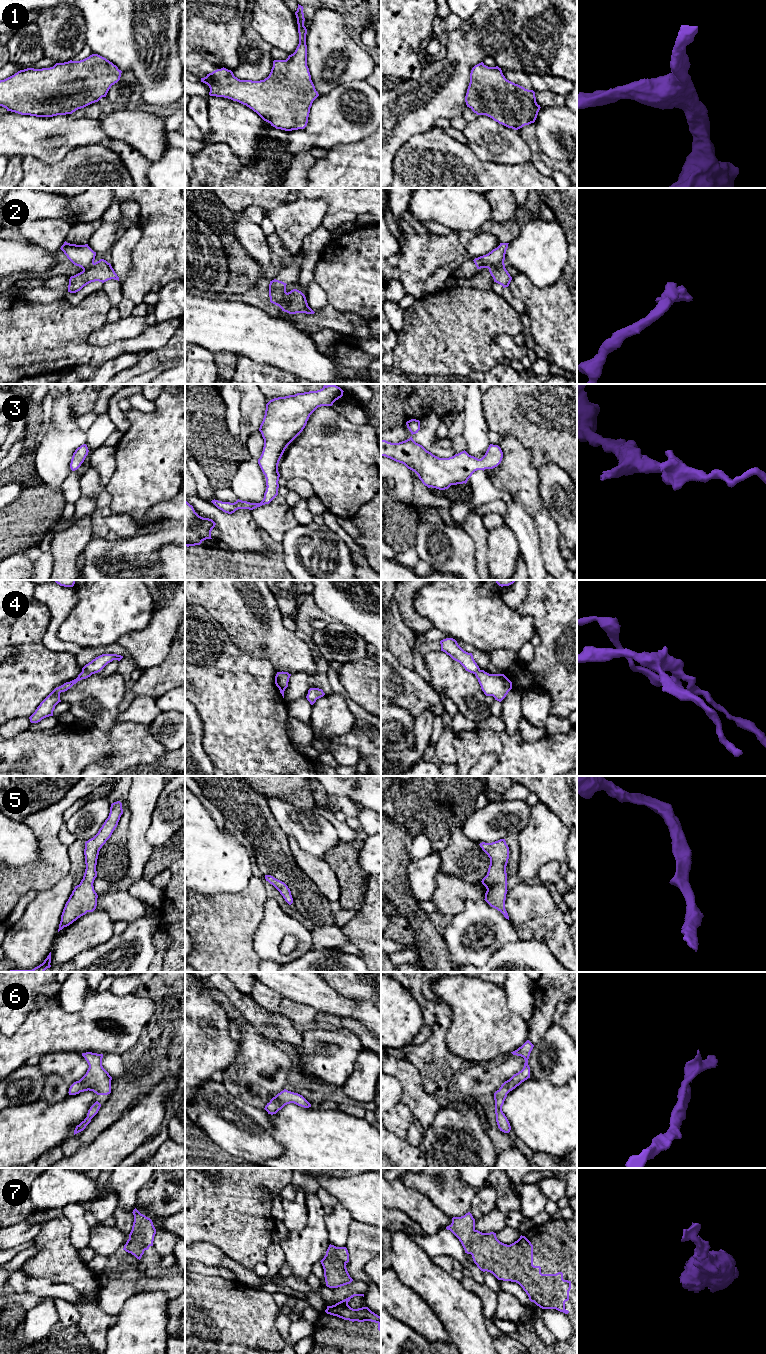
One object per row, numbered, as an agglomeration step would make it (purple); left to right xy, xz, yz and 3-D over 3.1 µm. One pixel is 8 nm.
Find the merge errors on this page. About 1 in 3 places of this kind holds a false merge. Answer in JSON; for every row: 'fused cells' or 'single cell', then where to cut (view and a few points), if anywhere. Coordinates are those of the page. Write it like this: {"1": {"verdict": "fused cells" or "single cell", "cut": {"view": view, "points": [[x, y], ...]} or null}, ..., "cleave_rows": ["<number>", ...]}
{"1": {"verdict": "single cell", "cut": null}, "2": {"verdict": "fused cells", "cut": {"view": "xz", "points": [[287, 293], [285, 306], [282, 309]]}}, "3": {"verdict": "single cell", "cut": null}, "4": {"verdict": "fused cells", "cut": {"view": "xy", "points": [[82, 669], [91, 674]]}}, "5": {"verdict": "single cell", "cut": null}, "6": {"verdict": "single cell", "cut": null}, "7": {"verdict": "single cell", "cut": null}, "cleave_rows": ["2", "4"]}

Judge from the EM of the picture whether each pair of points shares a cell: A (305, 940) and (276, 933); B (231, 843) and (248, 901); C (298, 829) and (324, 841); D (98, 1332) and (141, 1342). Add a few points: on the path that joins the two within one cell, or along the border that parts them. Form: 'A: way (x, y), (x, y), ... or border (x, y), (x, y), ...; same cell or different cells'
A: way (298, 933), (296, 931), (283, 931); same cell
B: border (253, 875), (242, 890), (235, 893), (221, 894); different cells
C: way (304, 833), (310, 833), (318, 837); same cell
D: border (116, 1316), (116, 1322), (107, 1331), (106, 1343); different cells

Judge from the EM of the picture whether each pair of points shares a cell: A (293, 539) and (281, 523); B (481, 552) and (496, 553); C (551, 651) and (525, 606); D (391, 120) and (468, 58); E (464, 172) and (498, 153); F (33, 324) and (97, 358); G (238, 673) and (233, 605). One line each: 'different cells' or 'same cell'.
A: different cells
B: different cells
C: same cell
D: same cell
E: different cells
F: same cell
G: different cells

